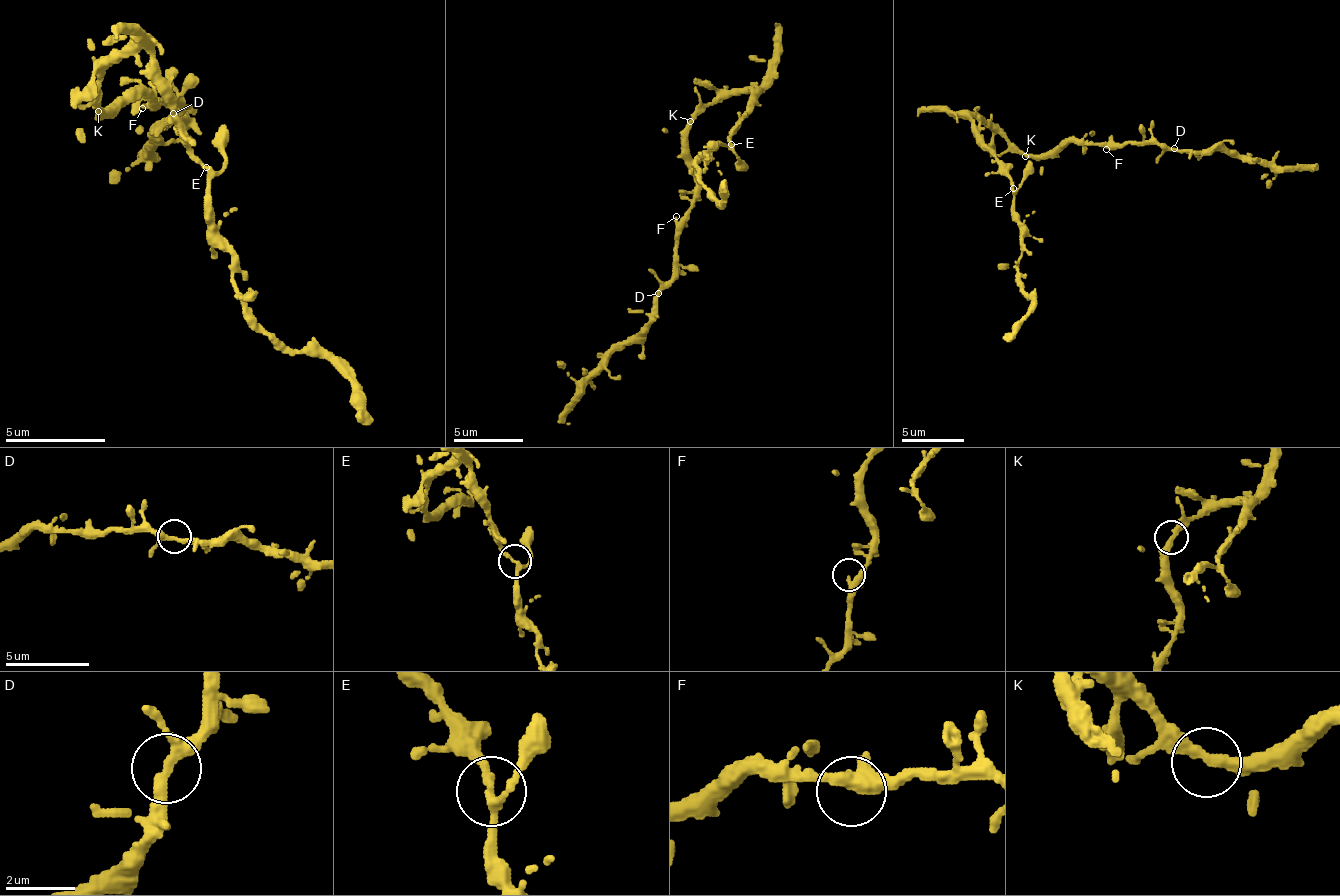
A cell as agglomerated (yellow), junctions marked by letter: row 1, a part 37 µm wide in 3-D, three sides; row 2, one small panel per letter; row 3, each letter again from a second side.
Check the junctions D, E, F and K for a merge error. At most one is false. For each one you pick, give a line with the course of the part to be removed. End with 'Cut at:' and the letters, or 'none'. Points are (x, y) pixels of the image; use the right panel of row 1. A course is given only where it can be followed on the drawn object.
Cut at: none

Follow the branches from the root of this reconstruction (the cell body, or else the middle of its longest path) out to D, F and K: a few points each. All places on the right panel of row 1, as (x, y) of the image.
D: (1009, 140), (1034, 156), (1050, 155), (1067, 142), (1157, 141), (1174, 148)
F: (1009, 140), (1034, 156), (1050, 155), (1067, 142), (1103, 142), (1106, 149)
K: (1009, 140), (1025, 156)

